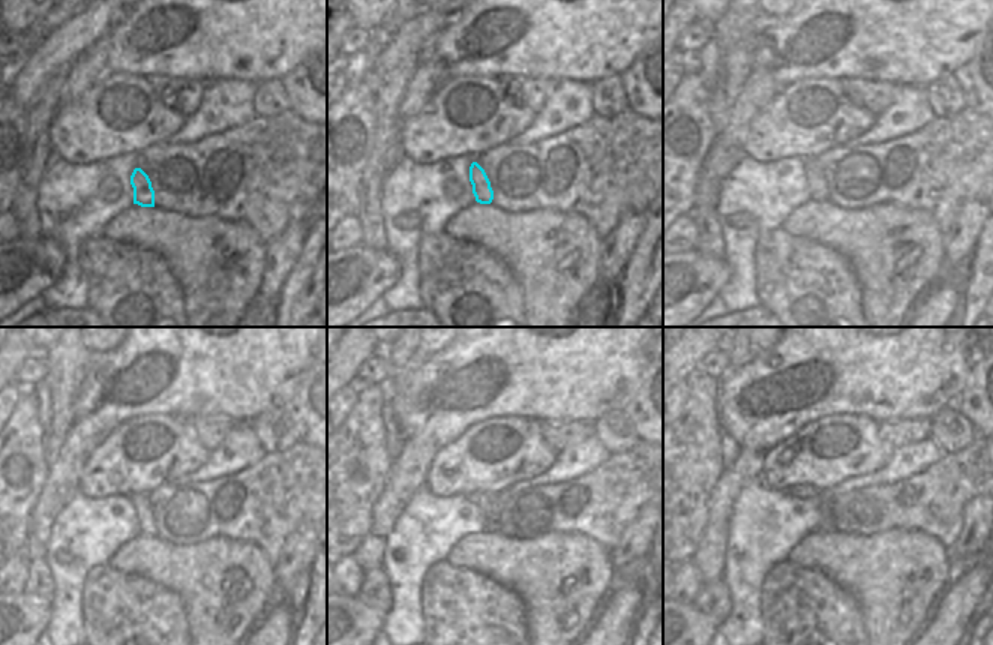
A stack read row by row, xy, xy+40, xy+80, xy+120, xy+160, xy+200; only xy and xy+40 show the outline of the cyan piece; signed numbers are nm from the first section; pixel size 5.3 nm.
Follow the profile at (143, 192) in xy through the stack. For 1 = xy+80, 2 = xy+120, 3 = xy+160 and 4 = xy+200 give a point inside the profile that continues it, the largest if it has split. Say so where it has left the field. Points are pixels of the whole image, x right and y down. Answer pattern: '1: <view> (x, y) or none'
1: xy+80 (815, 179)
2: xy+120 (141, 504)
3: xy+160 (483, 501)
4: xy+200 (801, 491)

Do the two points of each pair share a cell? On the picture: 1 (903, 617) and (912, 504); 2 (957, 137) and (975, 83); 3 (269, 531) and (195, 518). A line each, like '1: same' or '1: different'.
1: different
2: different
3: same

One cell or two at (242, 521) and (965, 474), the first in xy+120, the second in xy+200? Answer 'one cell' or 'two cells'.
one cell

